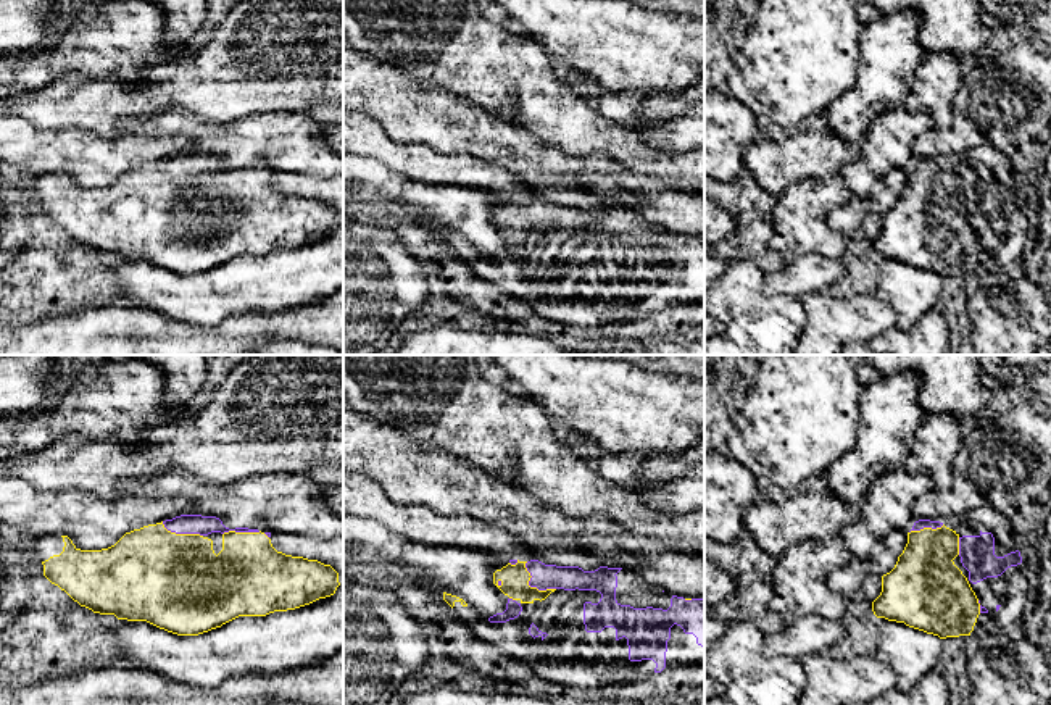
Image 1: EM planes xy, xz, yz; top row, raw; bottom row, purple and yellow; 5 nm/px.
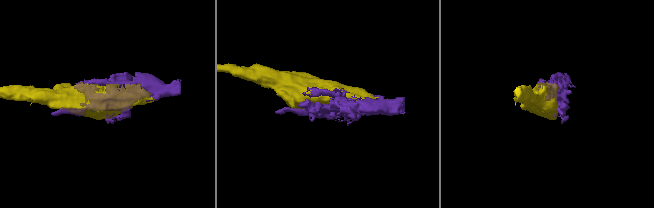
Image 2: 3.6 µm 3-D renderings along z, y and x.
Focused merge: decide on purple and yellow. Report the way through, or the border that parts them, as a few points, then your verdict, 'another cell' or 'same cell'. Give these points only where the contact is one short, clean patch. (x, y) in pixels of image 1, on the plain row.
same cell

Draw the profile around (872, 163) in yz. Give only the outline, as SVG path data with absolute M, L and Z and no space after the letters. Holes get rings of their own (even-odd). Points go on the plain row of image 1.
M904 106L874 118L867 134L856 142L859 158L845 163L840 171L856 203L864 203L874 182L893 168L909 171L916 161L911 142L932 127L927 111L908 111Z

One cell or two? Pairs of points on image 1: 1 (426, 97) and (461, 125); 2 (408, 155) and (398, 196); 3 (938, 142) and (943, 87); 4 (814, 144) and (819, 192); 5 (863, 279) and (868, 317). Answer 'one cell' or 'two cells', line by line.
1: one cell
2: two cells
3: two cells
4: two cells
5: two cells

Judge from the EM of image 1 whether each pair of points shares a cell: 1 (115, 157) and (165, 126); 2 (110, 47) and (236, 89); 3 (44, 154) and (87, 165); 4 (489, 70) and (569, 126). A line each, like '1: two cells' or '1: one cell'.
1: two cells
2: two cells
3: one cell
4: one cell

